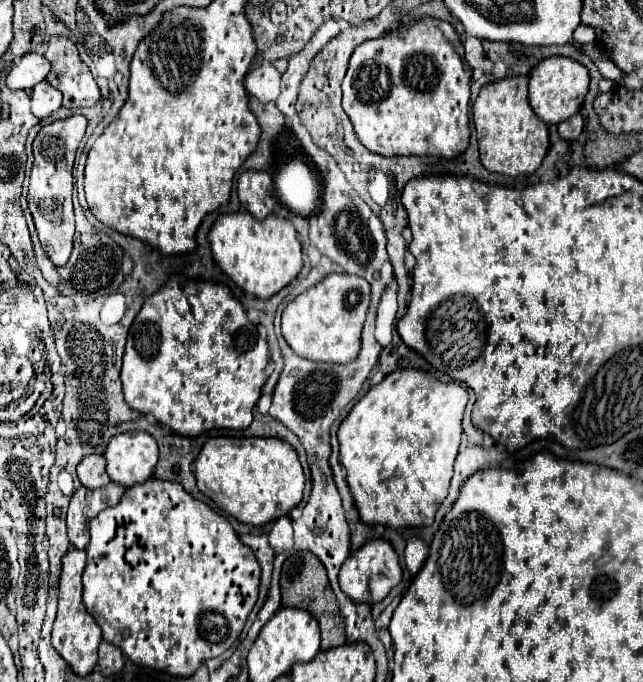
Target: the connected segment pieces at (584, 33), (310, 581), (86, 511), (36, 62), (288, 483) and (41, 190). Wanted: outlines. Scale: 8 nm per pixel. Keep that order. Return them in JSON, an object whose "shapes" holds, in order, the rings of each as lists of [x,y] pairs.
{"shapes":[[[[580,24],[578,30],[574,30],[574,40],[578,44],[590,44],[590,42],[594,42],[594,38],[596,38],[594,30],[590,26],[586,26],[586,24]]],[[[294,552],[294,554],[290,554],[286,558],[286,562],[284,562],[284,566],[282,566],[280,586],[282,586],[282,606],[302,608],[302,610],[310,612],[318,620],[320,630],[322,630],[322,650],[346,644],[344,618],[340,616],[336,596],[334,596],[334,592],[332,592],[332,588],[328,584],[326,568],[314,554],[310,554],[310,552]]],[[[110,482],[106,484],[106,488],[96,488],[96,490],[80,486],[72,494],[68,506],[68,536],[78,550],[84,550],[90,542],[90,534],[88,534],[90,520],[98,516],[106,506],[118,504],[122,494],[124,494],[124,486],[116,482]]],[[[28,52],[12,64],[12,70],[8,74],[8,86],[12,90],[32,90],[34,84],[46,80],[50,68],[52,66],[46,60],[46,56]]],[[[208,438],[194,462],[194,476],[204,496],[252,526],[264,526],[290,514],[304,496],[304,470],[298,454],[288,442],[276,438]]],[[[82,114],[56,120],[48,126],[42,126],[34,140],[34,166],[30,174],[28,186],[28,206],[34,216],[34,224],[38,230],[40,244],[56,266],[68,262],[72,252],[72,236],[74,236],[74,210],[72,210],[72,164],[76,156],[76,148],[84,138],[88,120]]]]}

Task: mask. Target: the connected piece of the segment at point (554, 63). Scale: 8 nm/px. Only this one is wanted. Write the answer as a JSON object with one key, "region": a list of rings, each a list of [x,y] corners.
{"region":[[[562,56],[544,58],[530,72],[530,82],[528,82],[530,106],[534,114],[546,124],[558,124],[580,110],[582,98],[586,96],[586,90],[588,90],[588,82],[590,82],[590,76],[586,74],[586,68],[574,62],[572,58],[562,58]]]}

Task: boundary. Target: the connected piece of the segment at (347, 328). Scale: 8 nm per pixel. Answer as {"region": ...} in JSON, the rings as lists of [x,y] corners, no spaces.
{"region":[[[330,274],[296,296],[282,312],[282,336],[290,348],[308,360],[346,364],[358,358],[360,334],[370,304],[370,284],[354,274]]]}

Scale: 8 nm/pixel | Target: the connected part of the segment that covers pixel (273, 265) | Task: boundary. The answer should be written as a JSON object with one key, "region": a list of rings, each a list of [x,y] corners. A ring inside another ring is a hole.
{"region":[[[234,212],[218,216],[210,234],[210,250],[216,264],[228,274],[236,286],[256,298],[270,298],[288,286],[302,270],[302,246],[298,232],[290,220],[274,214],[256,220],[248,212]]]}

